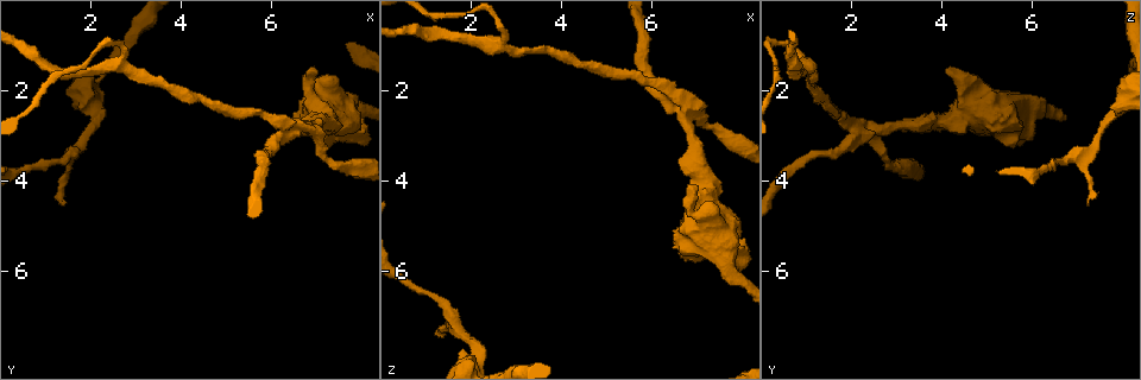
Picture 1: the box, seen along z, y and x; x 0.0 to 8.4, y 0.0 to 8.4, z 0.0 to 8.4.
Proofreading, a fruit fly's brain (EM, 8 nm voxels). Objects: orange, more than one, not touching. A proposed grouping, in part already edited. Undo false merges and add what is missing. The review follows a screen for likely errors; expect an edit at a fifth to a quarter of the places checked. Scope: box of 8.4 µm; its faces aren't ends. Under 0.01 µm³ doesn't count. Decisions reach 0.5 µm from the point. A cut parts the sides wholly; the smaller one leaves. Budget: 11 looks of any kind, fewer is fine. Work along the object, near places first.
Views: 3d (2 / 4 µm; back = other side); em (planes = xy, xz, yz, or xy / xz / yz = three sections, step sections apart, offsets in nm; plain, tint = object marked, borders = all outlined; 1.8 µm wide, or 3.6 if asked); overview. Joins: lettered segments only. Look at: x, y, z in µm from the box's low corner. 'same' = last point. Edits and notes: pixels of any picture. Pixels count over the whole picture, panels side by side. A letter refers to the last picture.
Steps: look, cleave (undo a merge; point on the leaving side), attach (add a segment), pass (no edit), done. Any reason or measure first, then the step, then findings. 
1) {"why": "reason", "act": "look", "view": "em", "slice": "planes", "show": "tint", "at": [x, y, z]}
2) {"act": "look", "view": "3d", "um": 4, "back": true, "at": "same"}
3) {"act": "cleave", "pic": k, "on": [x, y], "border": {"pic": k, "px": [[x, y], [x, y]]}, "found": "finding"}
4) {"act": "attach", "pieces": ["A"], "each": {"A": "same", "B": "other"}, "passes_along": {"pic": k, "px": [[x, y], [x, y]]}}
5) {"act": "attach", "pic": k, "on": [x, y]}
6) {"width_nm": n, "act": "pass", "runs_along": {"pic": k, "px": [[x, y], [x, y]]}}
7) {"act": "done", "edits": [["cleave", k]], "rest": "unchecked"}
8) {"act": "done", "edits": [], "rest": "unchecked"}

{"why": "branch stops here", "act": "look", "view": "3d", "um": 4, "at": [1.45, 4.50, 7.20]}

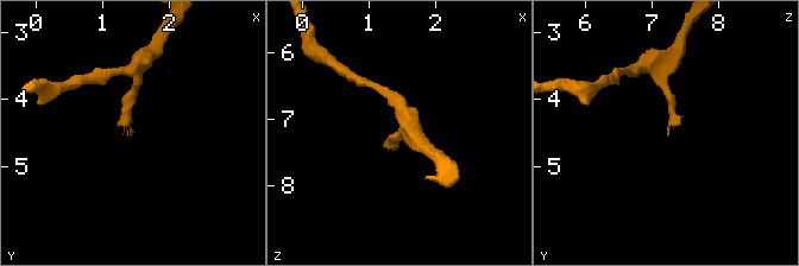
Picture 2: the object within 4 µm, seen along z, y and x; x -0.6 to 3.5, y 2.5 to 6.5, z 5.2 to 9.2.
{"act": "look", "view": "em", "slice": "planes", "show": "borders", "at": [1.45, 4.50, 7.25]}

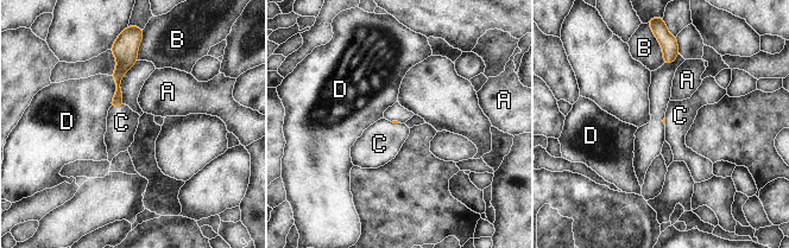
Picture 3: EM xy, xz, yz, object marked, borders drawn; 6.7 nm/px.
{"longest_contact_nm": ["D", 220], "act": "attach", "pieces": ["C"], "each": {"A": "other", "B": "other", "C": "same", "D": "other"}, "found": "it goes on there"}

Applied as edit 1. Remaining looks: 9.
{"why": "sharp bend", "act": "look", "view": "em", "slice": "xy", "step": 8, "show": "tint", "at": [6.60, 2.80, 2.25]}

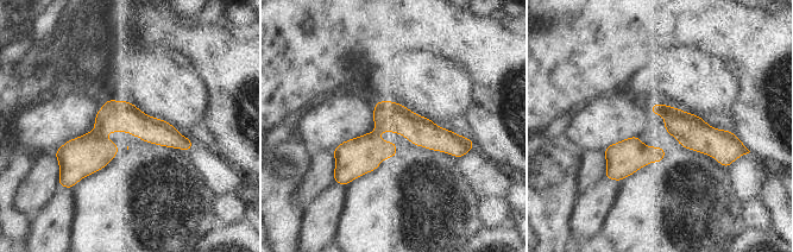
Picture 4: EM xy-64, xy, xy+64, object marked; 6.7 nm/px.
{"act": "look", "view": "em", "slice": "planes", "show": "borders", "at": "same"}

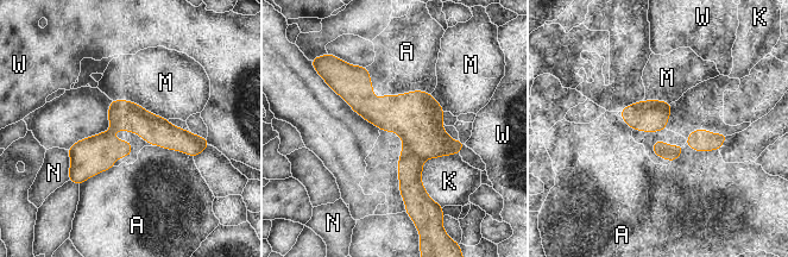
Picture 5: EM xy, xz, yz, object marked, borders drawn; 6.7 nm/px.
{"longest_contact_nm": ["M", 400], "act": "cleave", "pic": 5, "on": [416, 117], "each": {"A": "other", "K": "other", "M": "other", "N": "other", "W": "other"}, "part_leaving": {"pic": 5, "px": [[350, 71], [379, 112], [456, 150]]}, "found": "two neurons meet here"}

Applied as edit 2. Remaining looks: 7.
{"act": "look", "view": "overview"}

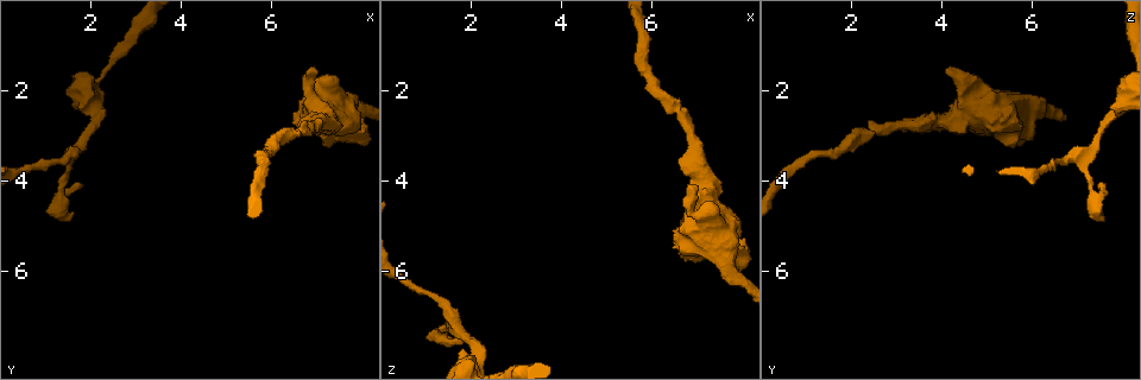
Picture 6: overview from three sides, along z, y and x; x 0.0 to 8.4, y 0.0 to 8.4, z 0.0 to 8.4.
{"act": "look", "view": "3d", "um": 4, "back": true, "at": [6.80, 1.60, 4.05]}

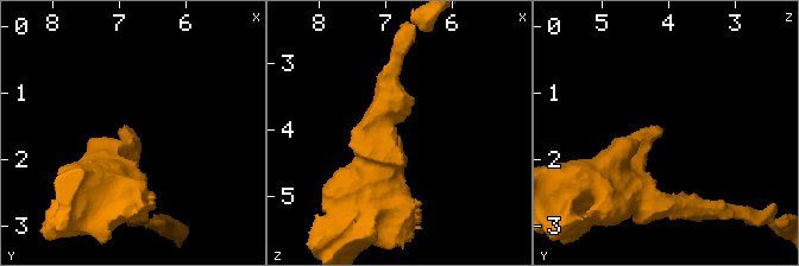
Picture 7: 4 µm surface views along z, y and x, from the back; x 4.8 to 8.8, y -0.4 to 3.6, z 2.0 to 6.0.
{"why": "now the EM", "act": "look", "view": "em", "slice": "planes", "show": "tint", "at": [6.80, 1.60, 4.10]}

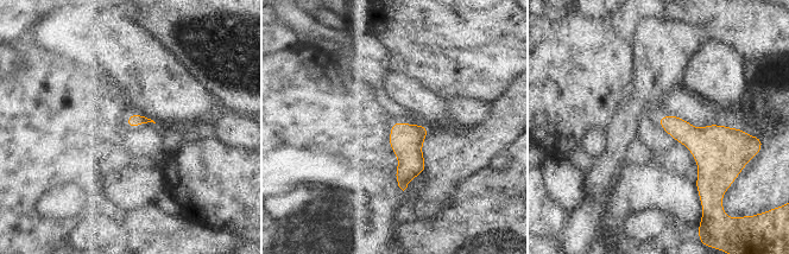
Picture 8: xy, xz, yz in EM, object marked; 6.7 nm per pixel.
{"why": "see the neighbours", "act": "look", "view": "em", "slice": "planes", "show": "borders", "at": "same"}

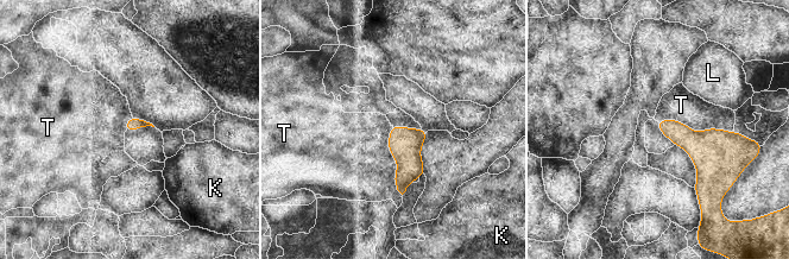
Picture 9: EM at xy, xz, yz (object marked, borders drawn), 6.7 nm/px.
{"longest_contact_nm": ["T", 550], "act": "pass", "each": {"K": "other", "L": "other", "T": "other"}, "border": {"pic": 9, "px": [[657, 120], [733, 132]]}, "found": "no lettered segment goes on from it"}

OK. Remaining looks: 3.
{"act": "look", "view": "3d", "um": 4, "at": [7.15, 3.25, 5.40]}

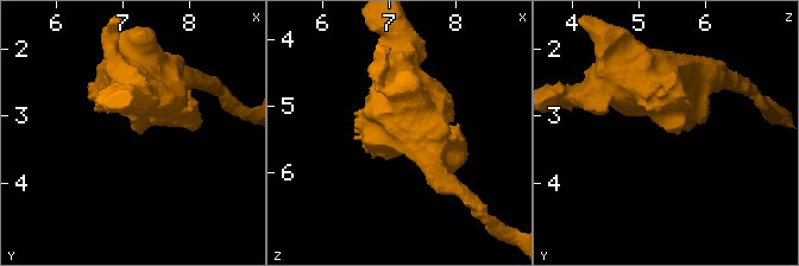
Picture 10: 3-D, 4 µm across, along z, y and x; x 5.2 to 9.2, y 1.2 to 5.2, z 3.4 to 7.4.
{"act": "look", "view": "em", "um": 3.6, "slice": "yz", "step": 8, "show": "tint", "at": [7.15, 3.25, 5.45]}

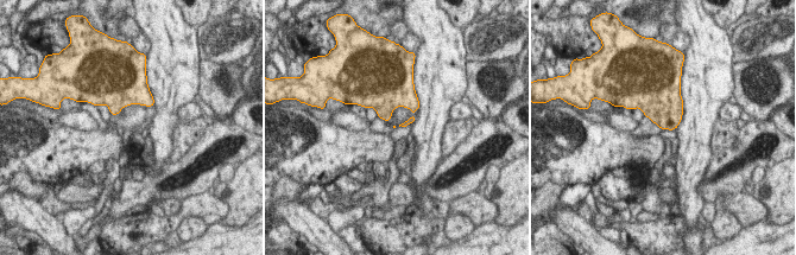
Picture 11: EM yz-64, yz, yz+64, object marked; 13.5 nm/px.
{"act": "look", "view": "em", "um": 3.6, "slice": "planes", "show": "borders", "at": "same"}

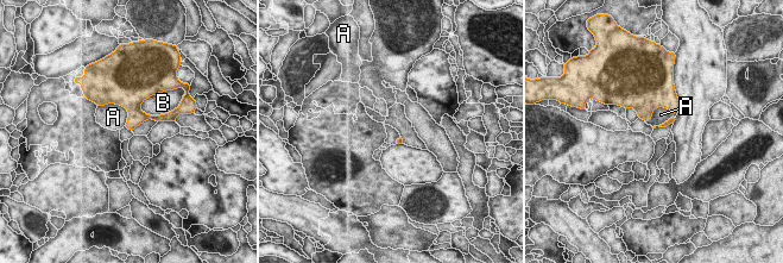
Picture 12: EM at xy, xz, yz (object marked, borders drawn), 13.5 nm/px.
{"longest_contact_nm": ["A", 480], "act": "pass", "each": {"A": "other", "B": "other"}, "border": {"pic": 12, "px": [[677, 110], [657, 107], [645, 121]]}, "found": "no lettered segment goes on from it"}

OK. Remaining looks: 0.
{"act": "done", "edits": [["attach", 3], ["cleave", 5]], "rest": "unchecked"}

